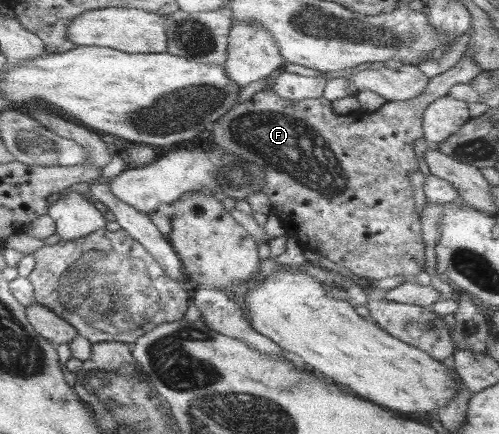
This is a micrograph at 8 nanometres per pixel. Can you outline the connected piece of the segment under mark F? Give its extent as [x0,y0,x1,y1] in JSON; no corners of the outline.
[212,51,478,281]

